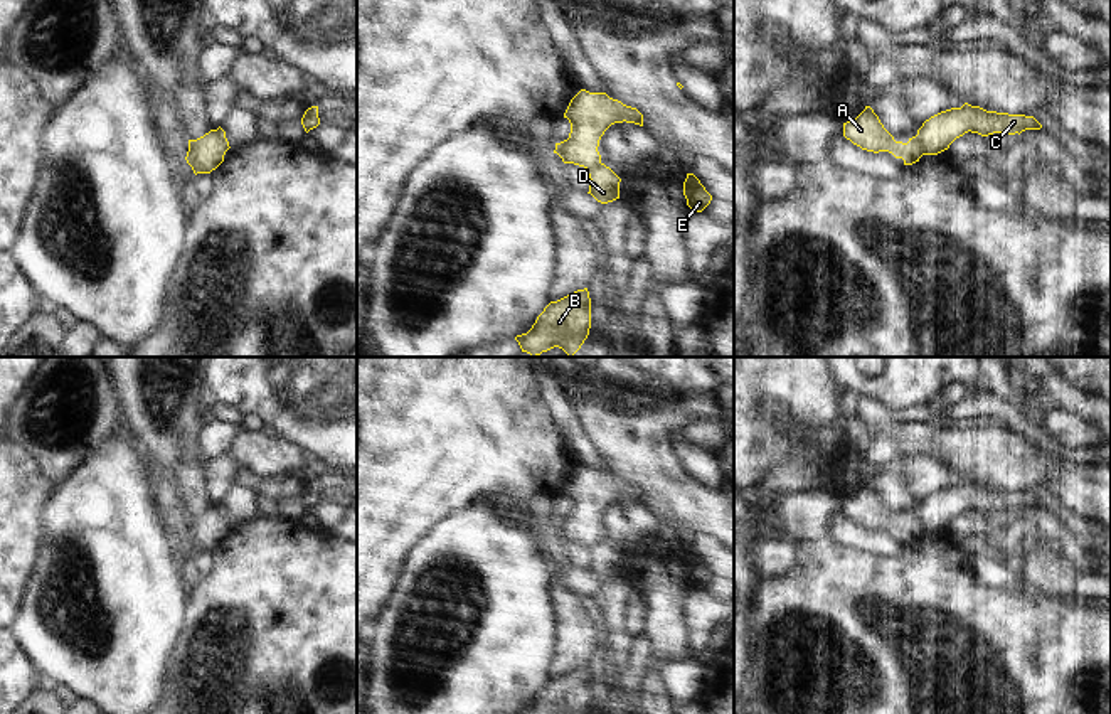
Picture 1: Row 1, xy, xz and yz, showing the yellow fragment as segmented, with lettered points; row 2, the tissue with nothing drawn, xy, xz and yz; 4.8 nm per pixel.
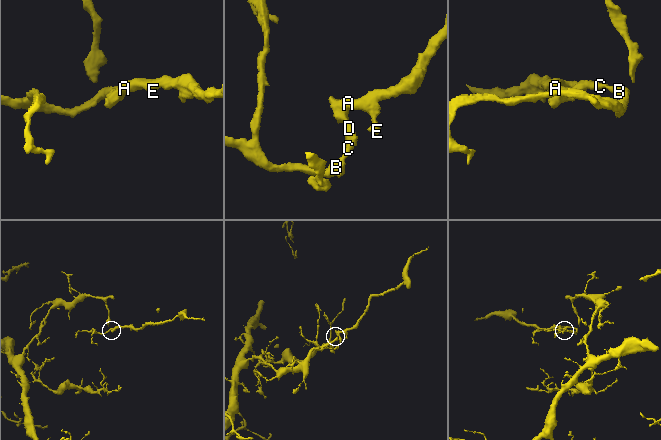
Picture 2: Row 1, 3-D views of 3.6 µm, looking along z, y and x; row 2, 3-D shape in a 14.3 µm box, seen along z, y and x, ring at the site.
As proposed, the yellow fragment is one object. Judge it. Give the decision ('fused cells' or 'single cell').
fused cells

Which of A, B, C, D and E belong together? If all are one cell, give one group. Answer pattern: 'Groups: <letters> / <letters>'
Groups: A E / B C D

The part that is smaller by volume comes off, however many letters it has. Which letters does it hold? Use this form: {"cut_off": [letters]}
{"cut_off": ["A", "E"]}

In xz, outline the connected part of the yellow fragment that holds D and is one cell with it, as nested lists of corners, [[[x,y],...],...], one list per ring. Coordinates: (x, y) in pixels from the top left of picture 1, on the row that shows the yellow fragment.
[[[599,163],[587,170],[591,185],[589,192],[598,202],[608,204],[619,199],[621,178],[604,163]]]

